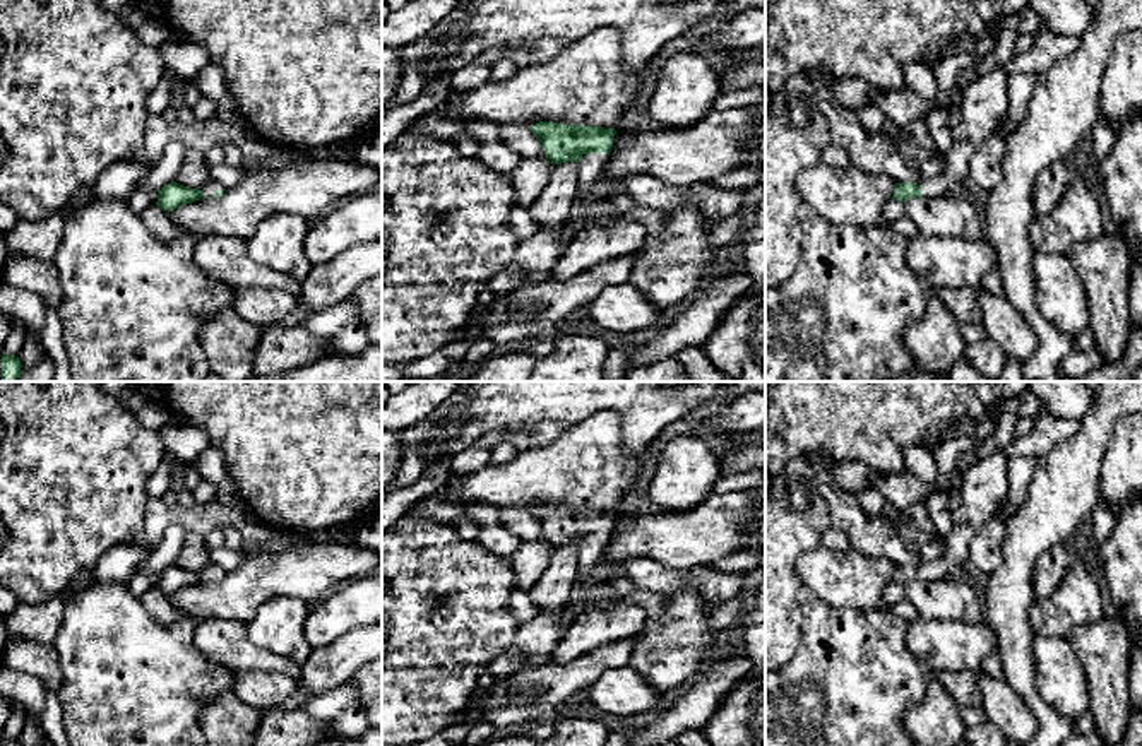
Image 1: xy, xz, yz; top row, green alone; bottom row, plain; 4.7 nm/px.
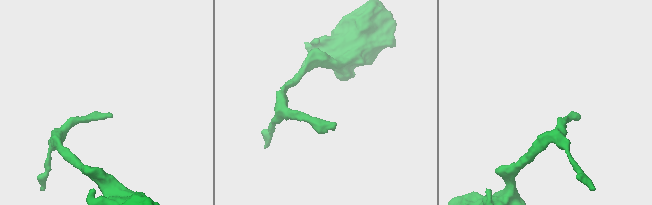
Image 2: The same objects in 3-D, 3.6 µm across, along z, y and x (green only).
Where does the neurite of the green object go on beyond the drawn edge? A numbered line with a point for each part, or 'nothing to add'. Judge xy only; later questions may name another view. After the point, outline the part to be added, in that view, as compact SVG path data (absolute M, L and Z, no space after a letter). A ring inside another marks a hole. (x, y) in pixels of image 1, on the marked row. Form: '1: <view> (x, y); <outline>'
1: xy (211, 187); M209 180L204 186L200 186L199 188L202 193L204 193L204 197L205 198L214 198L214 193L217 192L217 190L224 190L224 186L219 183L219 181L216 181L216 180Z

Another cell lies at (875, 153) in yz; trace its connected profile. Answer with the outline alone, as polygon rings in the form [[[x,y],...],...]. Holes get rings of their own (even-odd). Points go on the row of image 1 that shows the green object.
[[[810,68],[803,74],[818,94],[820,111],[830,128],[830,144],[841,145],[854,166],[873,175],[885,173],[895,183],[918,183],[921,180],[918,168],[911,168],[904,161],[897,139],[889,139],[882,130],[868,133],[856,113],[832,96],[822,72]]]

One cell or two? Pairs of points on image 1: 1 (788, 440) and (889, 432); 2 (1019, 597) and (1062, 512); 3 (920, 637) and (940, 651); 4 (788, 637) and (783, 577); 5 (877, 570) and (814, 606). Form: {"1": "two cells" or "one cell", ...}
{"1": "one cell", "2": "one cell", "3": "one cell", "4": "one cell", "5": "two cells"}

